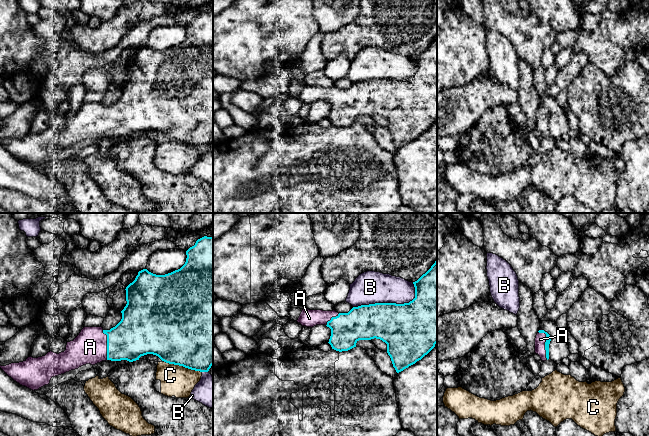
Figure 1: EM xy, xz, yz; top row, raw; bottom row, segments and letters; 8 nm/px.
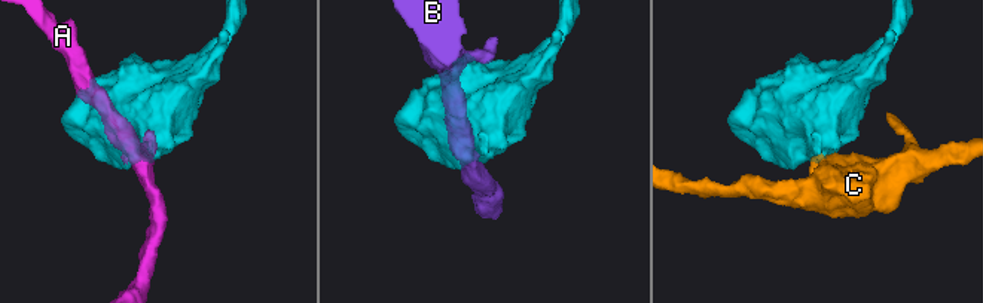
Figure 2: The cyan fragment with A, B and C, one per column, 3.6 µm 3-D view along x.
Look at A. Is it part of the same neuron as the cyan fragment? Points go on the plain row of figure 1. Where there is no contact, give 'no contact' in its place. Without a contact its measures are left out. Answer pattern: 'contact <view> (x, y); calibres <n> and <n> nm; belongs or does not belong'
contact yz (545, 119); calibres 50 and 90 nm; belongs

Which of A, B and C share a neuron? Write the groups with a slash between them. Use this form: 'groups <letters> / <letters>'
groups A / B / C

